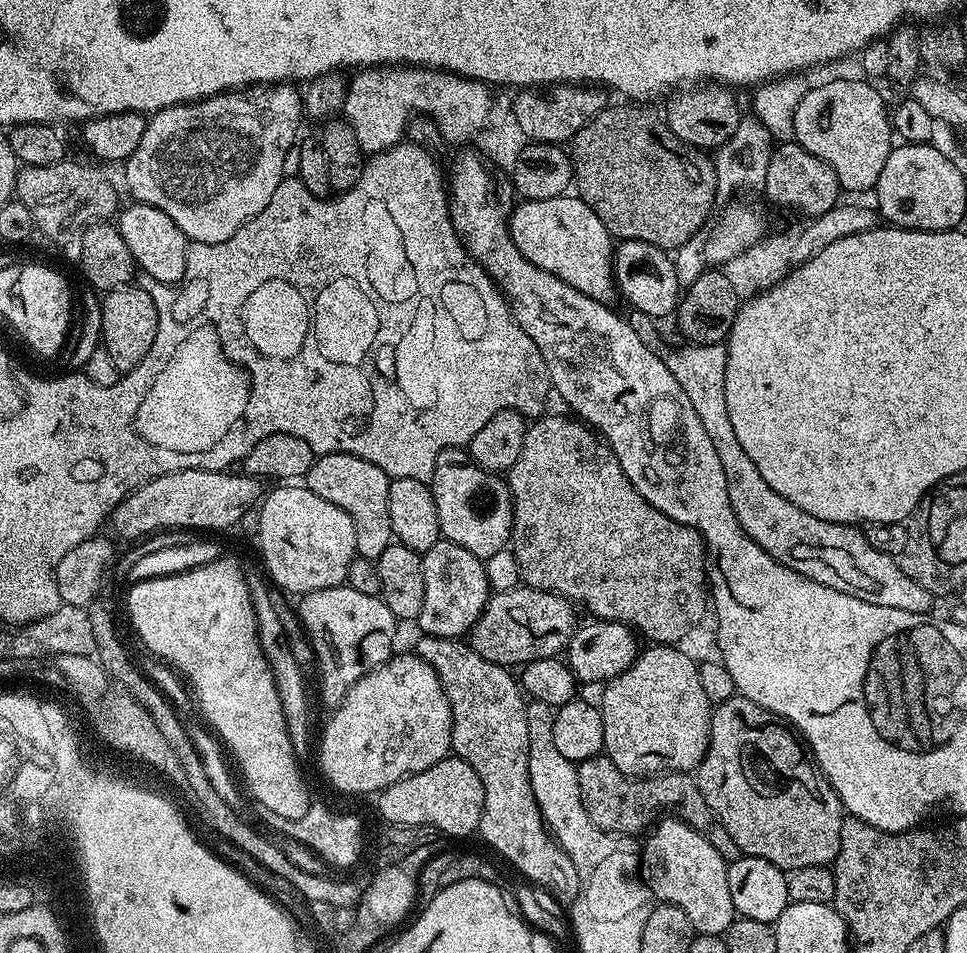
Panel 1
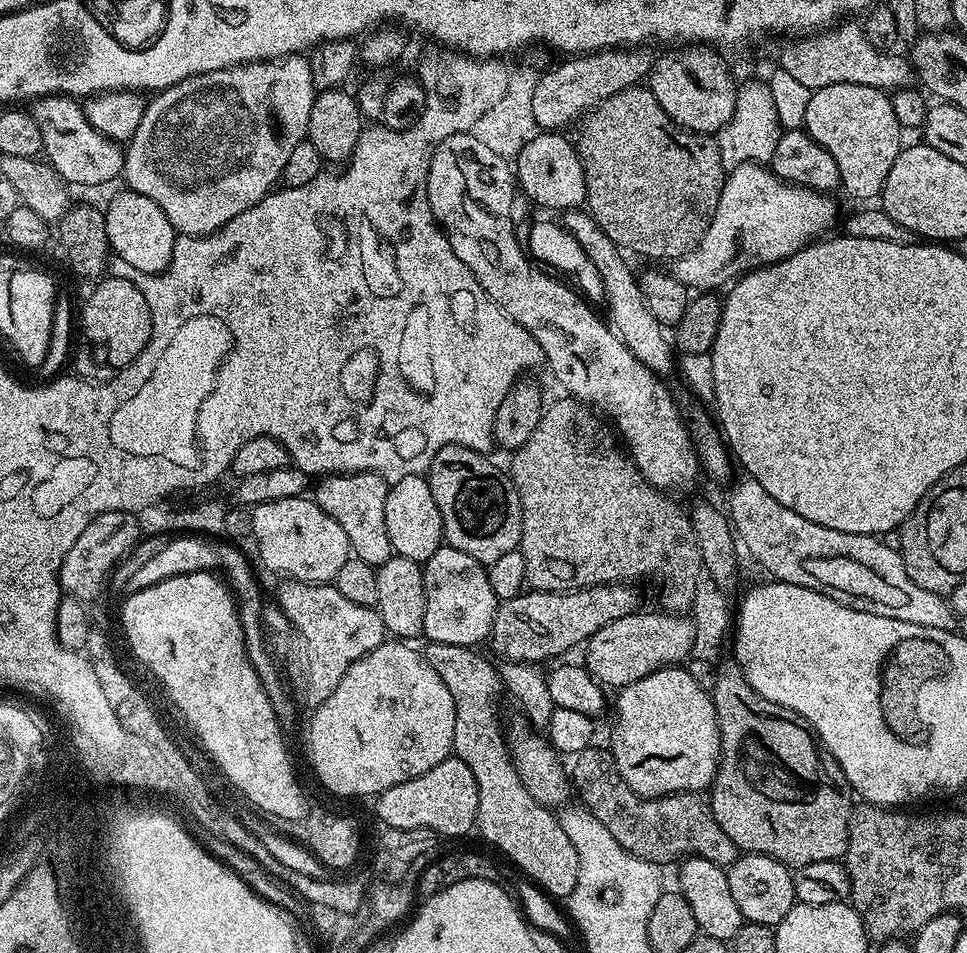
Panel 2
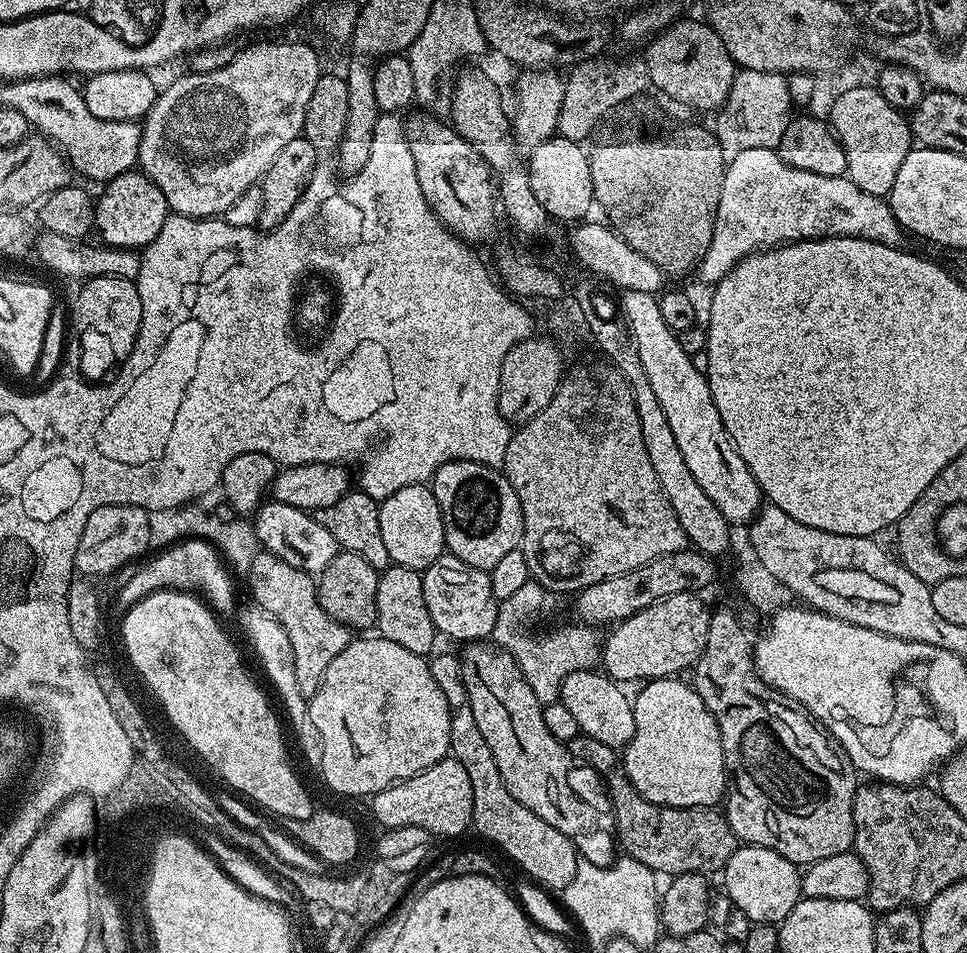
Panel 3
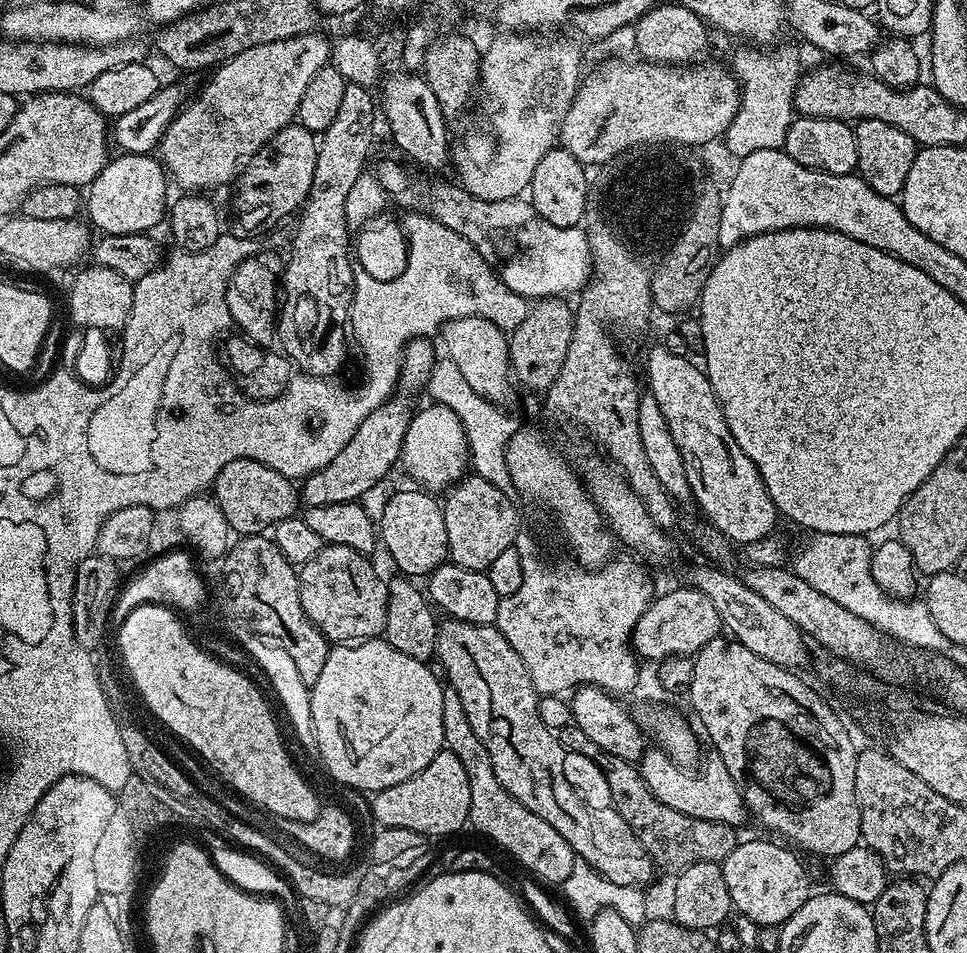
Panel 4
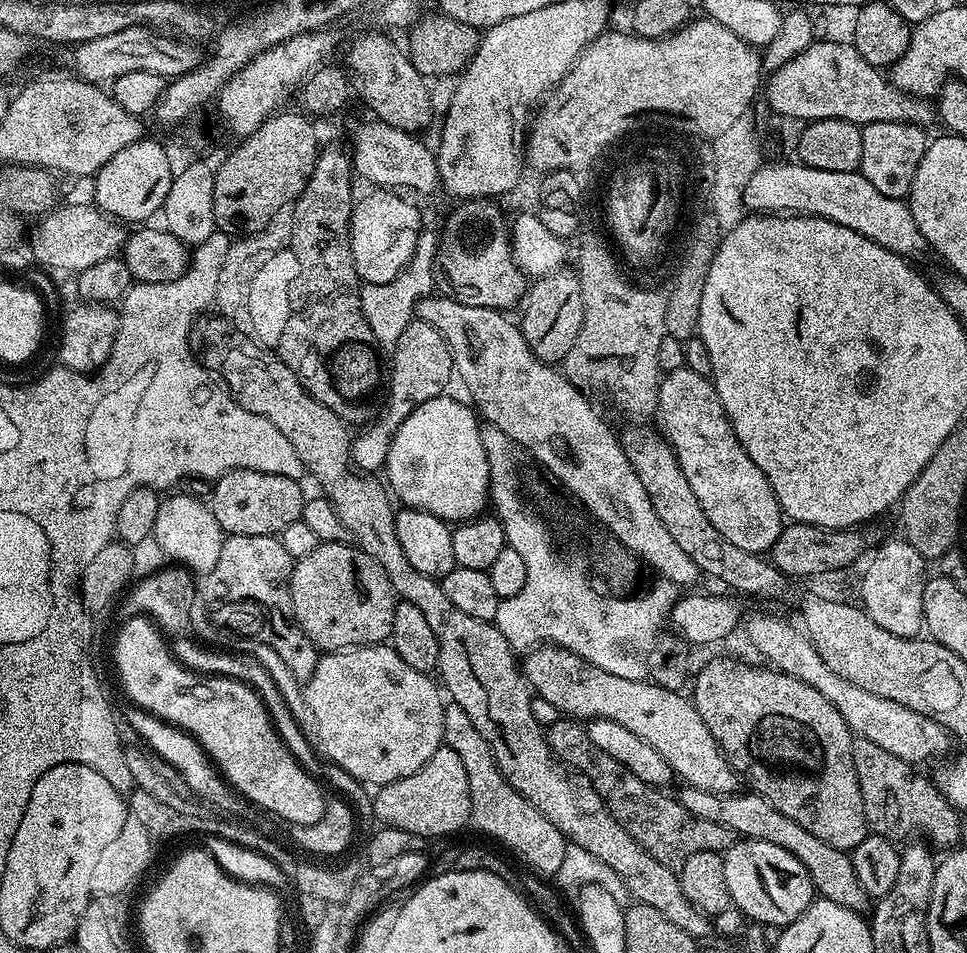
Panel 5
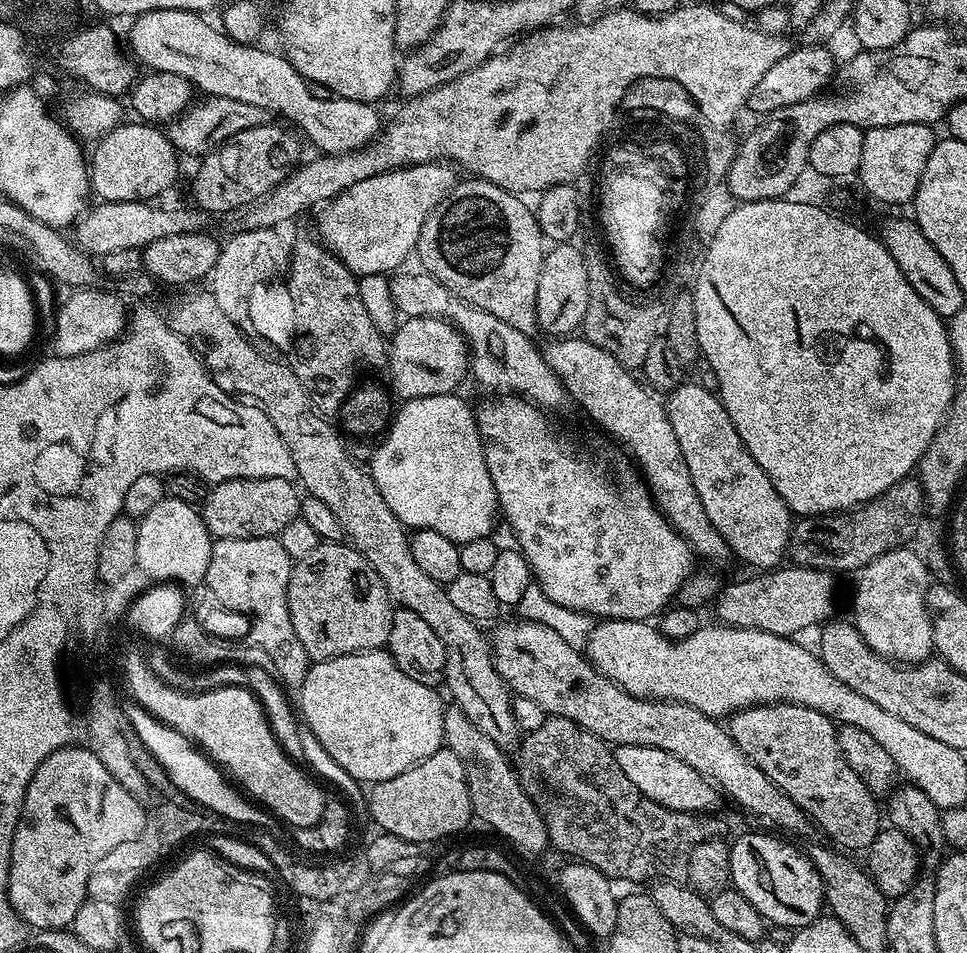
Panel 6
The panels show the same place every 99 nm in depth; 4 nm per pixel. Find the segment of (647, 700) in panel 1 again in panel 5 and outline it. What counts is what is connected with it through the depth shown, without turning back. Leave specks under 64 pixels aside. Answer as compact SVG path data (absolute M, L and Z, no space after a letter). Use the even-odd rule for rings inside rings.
M687 786L681 789L681 792L678 792L679 802L682 806L686 806L686 810L690 810L690 814L706 818L706 822L718 822L718 826L730 826L730 830L734 830L737 837L745 840L774 842L782 846L782 850L790 850L790 854L794 854L794 858L798 858L798 862L806 866L806 874L810 874L813 889L823 899L838 902L838 906L853 908L855 912L861 914L869 911L870 898L862 882L858 882L858 874L854 874L852 857L845 849L830 846L830 842L822 842L822 838L814 838L810 830L798 826L794 818L786 818L782 810L774 810L774 806L770 806L770 802L766 802L761 796L755 794L719 796Z

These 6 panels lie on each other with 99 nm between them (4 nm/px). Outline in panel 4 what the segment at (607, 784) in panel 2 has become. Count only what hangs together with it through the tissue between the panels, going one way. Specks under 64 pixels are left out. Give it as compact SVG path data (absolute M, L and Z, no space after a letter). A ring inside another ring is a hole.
M571 723L558 733L561 744L572 749L573 752L581 752L584 756L595 759L596 765L608 776L612 797L616 808L626 818L626 822L635 831L636 836L648 851L652 863L657 869L665 868L671 874L679 874L684 868L694 866L694 862L714 862L720 864L733 852L738 843L737 829L722 822L710 822L702 818L690 818L690 814L682 814L678 810L670 810L646 786L646 782L640 777L640 769L633 761L614 758L606 754L582 730L578 725Z

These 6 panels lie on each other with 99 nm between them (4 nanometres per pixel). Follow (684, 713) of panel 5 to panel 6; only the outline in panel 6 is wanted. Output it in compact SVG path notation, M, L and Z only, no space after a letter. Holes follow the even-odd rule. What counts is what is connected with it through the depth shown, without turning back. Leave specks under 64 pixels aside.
M513 618L509 624L499 624L500 623L497 623L495 625L495 627L497 626L496 633L491 633L490 636L492 661L496 663L496 669L498 670L500 677L502 677L502 679L508 684L509 689L511 689L516 696L530 698L533 702L538 702L538 706L542 706L542 710L548 716L561 716L562 718L566 718L570 722L574 722L578 726L582 726L590 734L594 734L598 739L604 741L604 743L609 746L619 746L622 744L625 744L626 746L654 746L658 750L666 750L670 754L674 754L674 758L684 760L686 762L686 766L694 766L694 770L698 770L698 774L702 774L705 780L715 784L717 789L719 789L719 791L723 793L727 799L729 796L729 798L732 799L738 807L745 808L748 812L753 812L758 819L766 820L768 823L773 824L776 828L781 828L781 830L776 829L781 833L789 832L789 834L784 833L789 837L804 836L807 834L808 828L810 829L808 815L806 815L805 812L803 812L800 807L797 806L795 802L793 802L793 800L784 793L784 791L782 791L782 789L778 786L774 786L774 782L770 782L766 778L766 774L762 774L762 770L758 770L758 766L754 766L754 762L750 762L746 757L744 757L744 755L742 755L739 748L736 747L734 738L730 733L728 733L727 727L725 727L719 719L702 714L698 710L694 710L694 708L689 704L679 704L673 700L643 700L637 696L631 696L631 694L626 690L622 690L622 686L618 686L613 680L606 678L602 673L597 672L596 669L592 667L592 663L588 661L587 655L585 655L579 647L568 644L561 638L560 635L558 635L557 632L550 630L550 626L542 626L533 620L522 620L519 618Z

